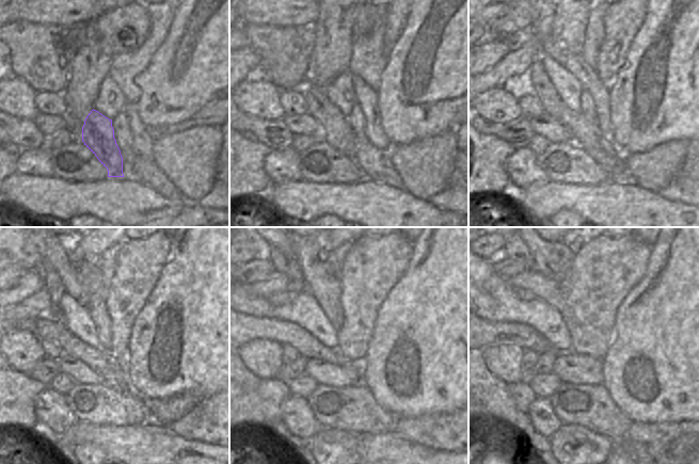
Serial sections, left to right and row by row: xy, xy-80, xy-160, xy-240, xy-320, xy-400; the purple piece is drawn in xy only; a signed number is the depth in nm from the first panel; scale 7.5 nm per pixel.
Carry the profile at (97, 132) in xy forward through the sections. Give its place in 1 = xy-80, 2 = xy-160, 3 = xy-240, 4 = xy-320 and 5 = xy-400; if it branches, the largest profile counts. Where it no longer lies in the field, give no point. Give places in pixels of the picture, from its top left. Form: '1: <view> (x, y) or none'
1: xy-80 (337, 133)
2: xy-160 (536, 79)
3: xy-240 (52, 283)
4: xy-320 (283, 264)
5: xy-400 (517, 249)

